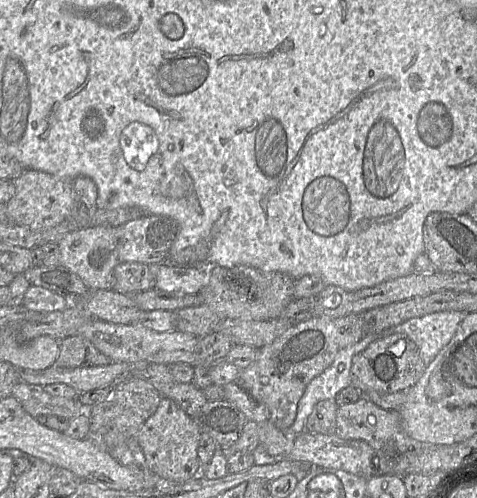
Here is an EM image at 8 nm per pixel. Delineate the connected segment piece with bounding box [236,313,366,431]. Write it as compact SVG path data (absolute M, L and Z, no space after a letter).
M361 313L337 318L312 317L292 326L272 343L258 348L256 359L241 371L236 383L268 409L270 414L269 421L281 431L287 431L295 421L298 403L311 380L332 364L341 349L359 342L365 336Z

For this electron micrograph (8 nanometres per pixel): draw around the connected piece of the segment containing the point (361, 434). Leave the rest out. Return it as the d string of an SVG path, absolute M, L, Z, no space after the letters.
M361 397L357 402L346 404L342 406L338 406L337 409L337 416L336 416L336 435L339 436L342 439L346 440L363 440L366 441L375 451L375 457L373 459L373 464L376 469L376 473L379 475L398 475L398 476L405 476L407 474L418 474L418 473L407 473L407 468L410 466L410 464L414 461L415 456L417 456L418 452L421 450L421 448L424 446L423 443L420 441L417 441L413 438L411 438L404 430L402 426L402 419L398 411L390 411L385 410L377 406L375 403L373 403L371 400L367 399L366 397Z

